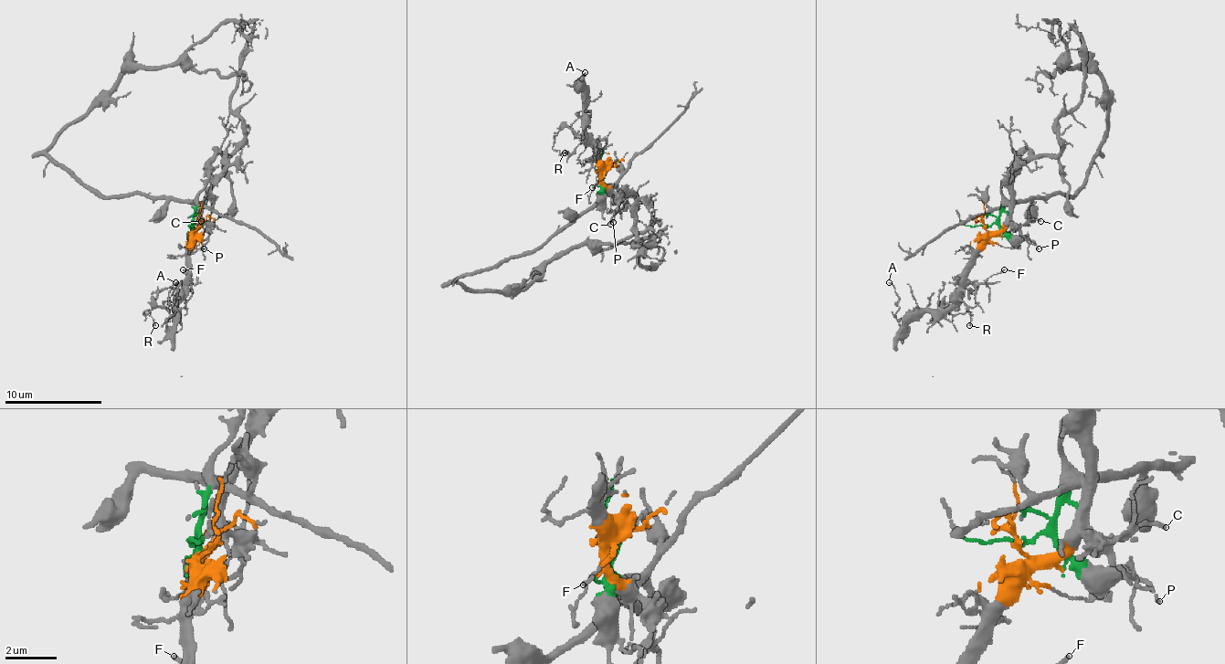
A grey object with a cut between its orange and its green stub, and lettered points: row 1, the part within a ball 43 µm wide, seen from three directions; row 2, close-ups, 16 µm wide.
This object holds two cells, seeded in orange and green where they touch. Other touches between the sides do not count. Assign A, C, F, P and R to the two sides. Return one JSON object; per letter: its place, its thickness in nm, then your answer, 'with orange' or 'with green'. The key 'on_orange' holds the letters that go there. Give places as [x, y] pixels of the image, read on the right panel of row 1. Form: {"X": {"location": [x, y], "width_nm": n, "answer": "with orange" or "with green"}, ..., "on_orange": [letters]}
{"A": {"location": [889, 282], "width_nm": 90, "answer": "with orange"}, "C": {"location": [1040, 221], "width_nm": 120, "answer": "with orange"}, "F": {"location": [1004, 269], "width_nm": 100, "answer": "with orange"}, "P": {"location": [1039, 248], "width_nm": 100, "answer": "with orange"}, "R": {"location": [969, 325], "width_nm": 100, "answer": "with orange"}, "on_orange": ["A", "C", "F", "P", "R"]}

